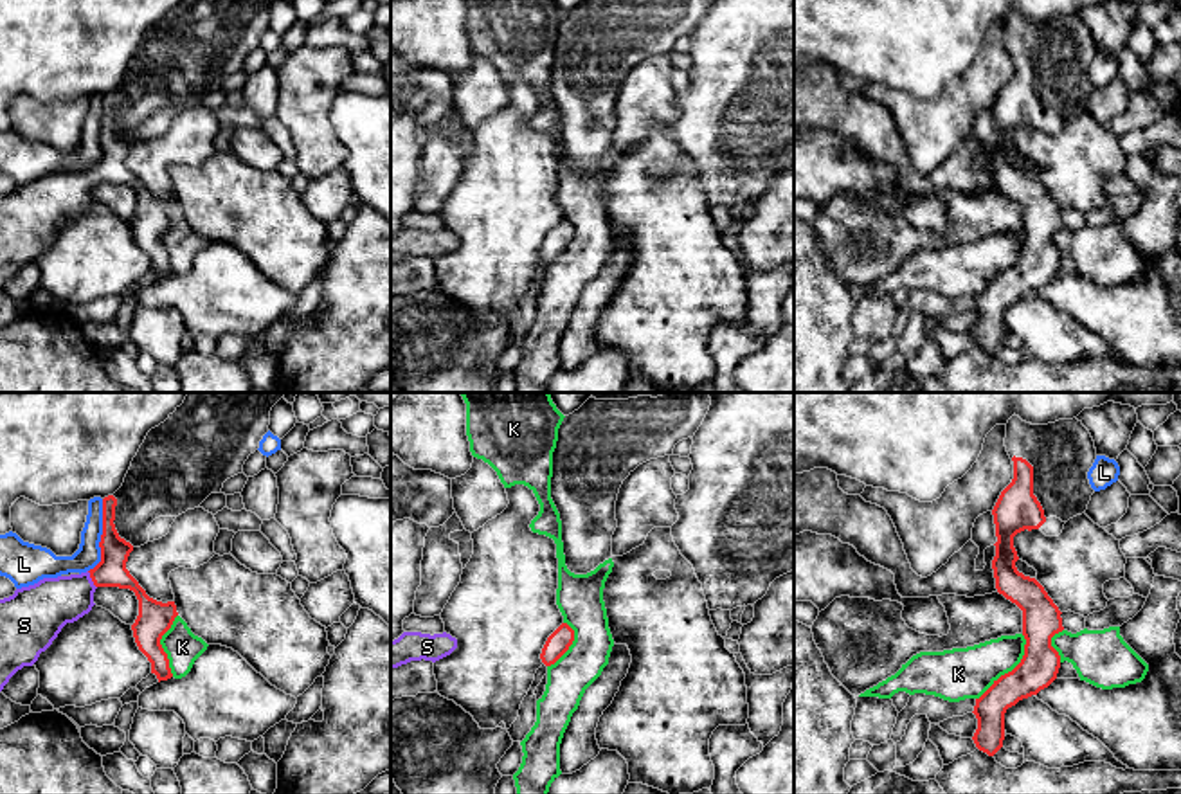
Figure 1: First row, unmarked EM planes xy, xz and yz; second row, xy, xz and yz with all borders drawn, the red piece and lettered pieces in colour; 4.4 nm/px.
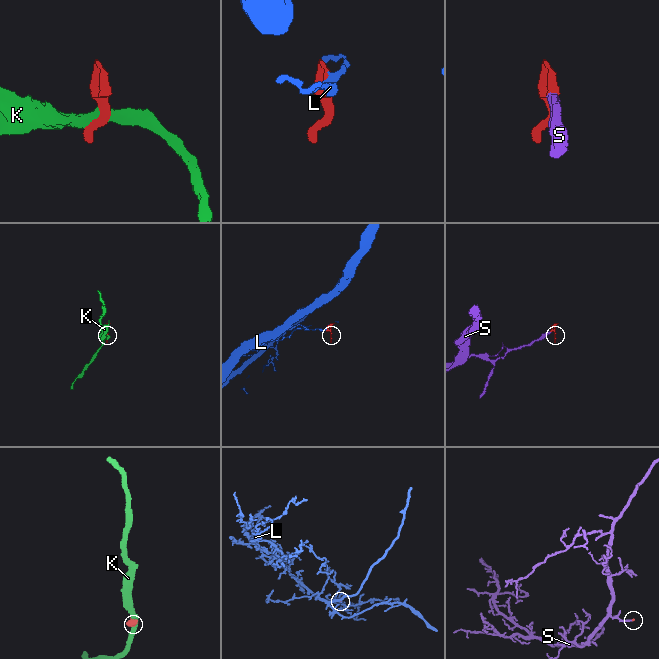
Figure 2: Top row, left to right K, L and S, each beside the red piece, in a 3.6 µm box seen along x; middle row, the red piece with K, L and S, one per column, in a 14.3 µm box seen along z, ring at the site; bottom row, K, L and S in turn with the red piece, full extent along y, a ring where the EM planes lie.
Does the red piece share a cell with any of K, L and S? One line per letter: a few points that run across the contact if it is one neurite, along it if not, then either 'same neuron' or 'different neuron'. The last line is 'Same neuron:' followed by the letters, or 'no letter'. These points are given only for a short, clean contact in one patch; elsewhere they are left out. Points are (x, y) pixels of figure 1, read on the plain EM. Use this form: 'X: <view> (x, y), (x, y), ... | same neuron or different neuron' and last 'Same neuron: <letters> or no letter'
K: different neuron
L: xy (103, 96), (99, 157), (89, 168) | different neuron
S: xy (110, 168), (92, 177), (72, 193), (45, 204) | same neuron
Same neuron: S

